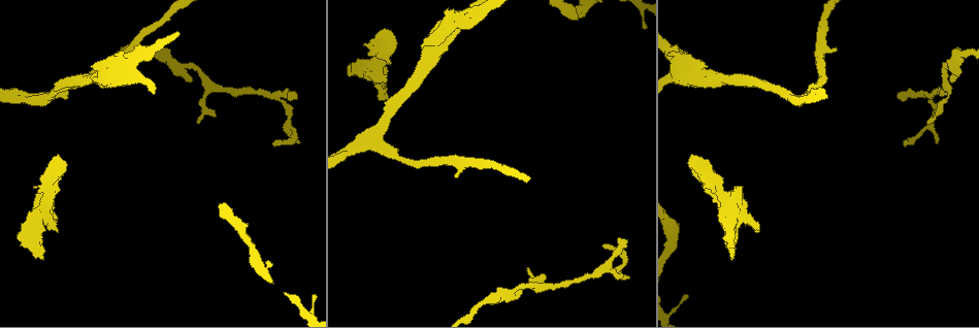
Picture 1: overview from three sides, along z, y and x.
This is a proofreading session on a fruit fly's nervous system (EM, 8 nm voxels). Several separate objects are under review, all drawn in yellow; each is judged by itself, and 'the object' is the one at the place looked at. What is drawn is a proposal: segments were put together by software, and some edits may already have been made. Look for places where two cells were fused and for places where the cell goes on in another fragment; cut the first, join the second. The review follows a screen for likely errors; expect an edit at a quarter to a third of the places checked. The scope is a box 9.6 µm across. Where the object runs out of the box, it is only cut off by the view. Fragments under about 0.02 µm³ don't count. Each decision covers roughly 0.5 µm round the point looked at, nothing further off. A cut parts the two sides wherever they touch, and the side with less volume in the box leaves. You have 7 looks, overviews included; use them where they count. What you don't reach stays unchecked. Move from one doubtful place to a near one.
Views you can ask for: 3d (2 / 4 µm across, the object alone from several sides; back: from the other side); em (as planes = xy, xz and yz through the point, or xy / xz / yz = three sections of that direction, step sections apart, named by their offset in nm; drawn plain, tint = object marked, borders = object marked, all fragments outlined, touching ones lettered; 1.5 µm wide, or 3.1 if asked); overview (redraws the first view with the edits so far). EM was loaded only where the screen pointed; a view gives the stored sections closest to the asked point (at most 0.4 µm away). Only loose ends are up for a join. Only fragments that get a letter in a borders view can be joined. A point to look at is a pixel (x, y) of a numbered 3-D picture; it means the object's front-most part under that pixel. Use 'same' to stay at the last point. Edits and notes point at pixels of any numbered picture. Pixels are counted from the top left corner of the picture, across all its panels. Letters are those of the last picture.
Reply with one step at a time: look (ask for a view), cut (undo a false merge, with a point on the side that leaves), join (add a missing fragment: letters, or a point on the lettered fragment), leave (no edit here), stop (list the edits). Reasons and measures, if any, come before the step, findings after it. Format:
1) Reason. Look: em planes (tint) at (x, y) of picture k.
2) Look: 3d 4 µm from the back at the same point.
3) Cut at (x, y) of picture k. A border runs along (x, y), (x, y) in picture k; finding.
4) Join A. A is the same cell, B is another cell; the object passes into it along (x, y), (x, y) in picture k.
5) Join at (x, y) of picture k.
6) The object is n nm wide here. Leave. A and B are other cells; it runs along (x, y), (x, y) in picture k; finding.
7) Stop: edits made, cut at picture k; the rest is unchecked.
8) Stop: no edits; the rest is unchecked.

An open end. Look: 3d 2 µm at (385, 82) of picture 1.

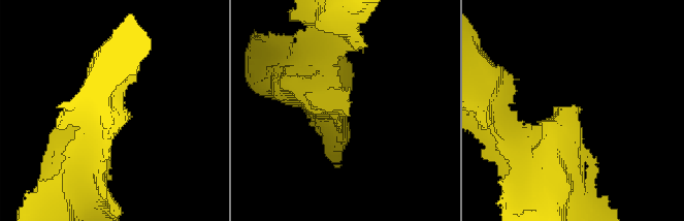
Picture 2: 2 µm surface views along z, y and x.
Now the EM. Look: em yz step 8 (borders) at (582, 108) of picture 2.

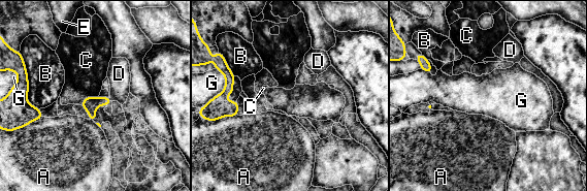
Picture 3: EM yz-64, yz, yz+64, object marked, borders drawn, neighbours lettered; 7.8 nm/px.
Cut it another way. Look: em planes (borders) at the same point.

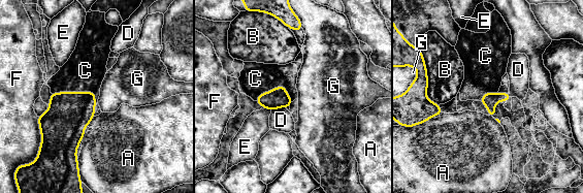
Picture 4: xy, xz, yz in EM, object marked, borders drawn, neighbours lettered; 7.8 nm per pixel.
Join at (85, 70) of picture 4. C is the same cell, A, B, D, E, F and G are other cells; the object passes into it along (68, 113), (77, 92), (85, 70) in picture 4; the cell continues.

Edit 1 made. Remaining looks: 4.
Tapers out. Look: em xy step 4 (plain) at (274, 143) of picture 1.

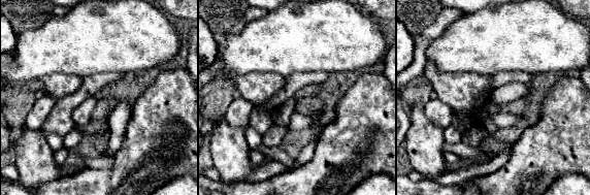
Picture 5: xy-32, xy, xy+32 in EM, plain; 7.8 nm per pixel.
Look: em xy step 4 (borders) at the same point.

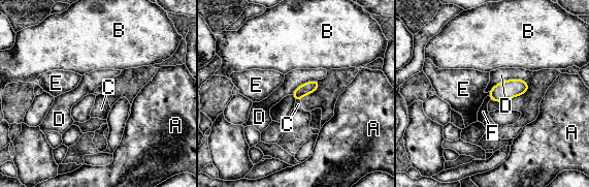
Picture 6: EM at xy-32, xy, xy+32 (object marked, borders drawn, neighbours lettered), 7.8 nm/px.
The object is 90 nm wide here. Leave. A, B, C, D, E and F are other cells; a border runs along (488, 92), (489, 95) in picture 6; no lettered fragment goes on from it.

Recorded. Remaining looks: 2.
Stop: edits made, join at picture 4; the rest is unchecked.

